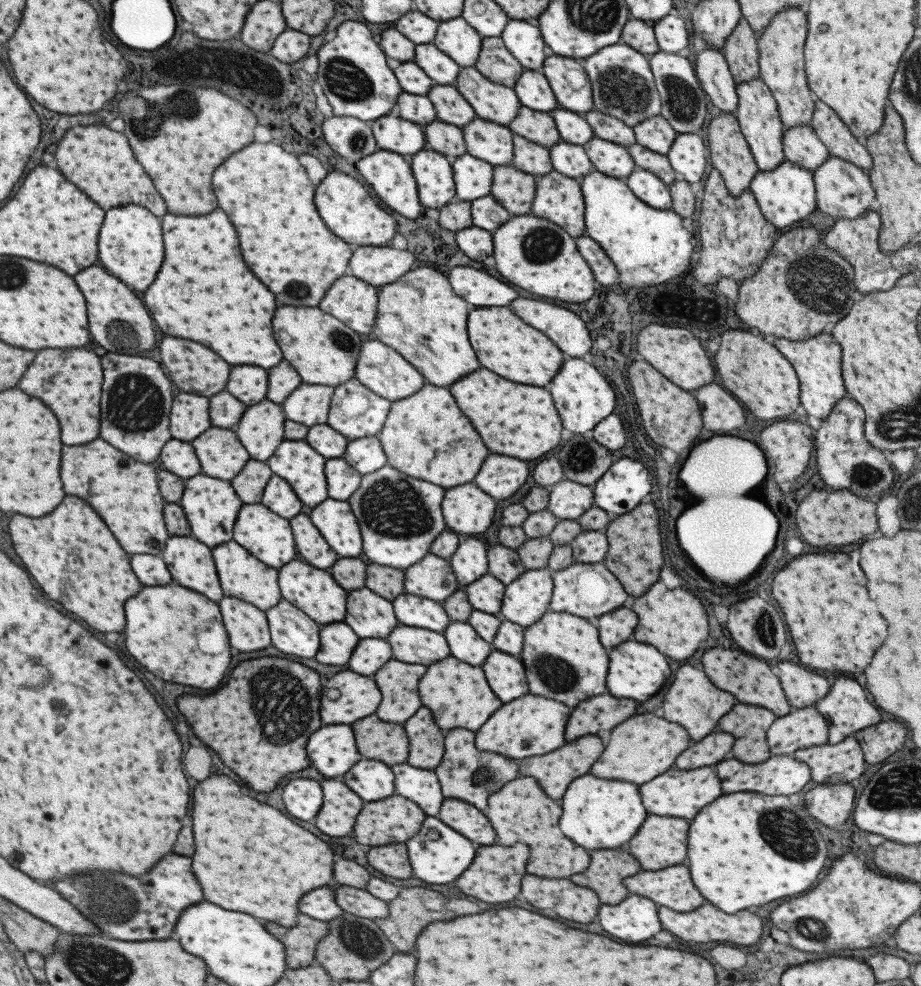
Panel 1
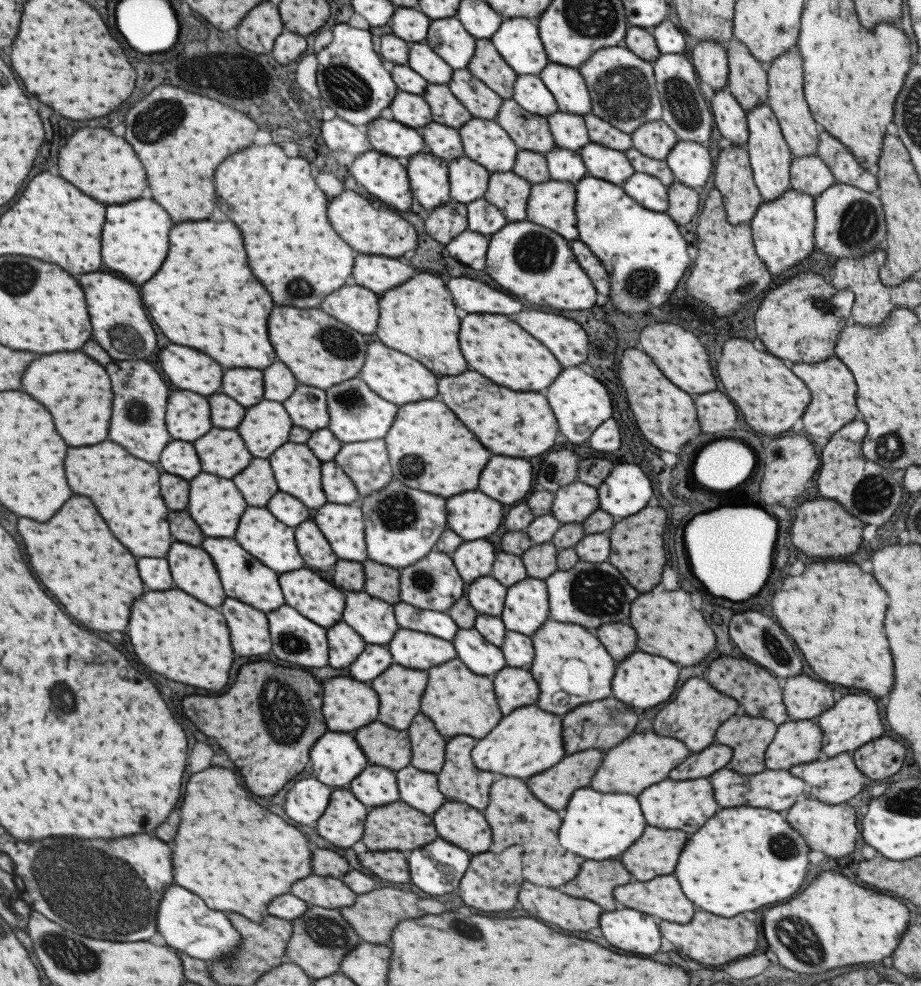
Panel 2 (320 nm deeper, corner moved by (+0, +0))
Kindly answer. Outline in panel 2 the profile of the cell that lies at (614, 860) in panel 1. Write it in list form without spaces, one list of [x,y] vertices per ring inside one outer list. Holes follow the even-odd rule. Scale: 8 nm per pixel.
[[[585,860],[577,872],[577,876],[567,882],[565,886],[559,886],[557,890],[573,896],[573,898],[581,898],[581,890],[583,890],[583,898],[599,904],[603,910],[611,912],[618,907],[614,900],[612,890],[616,886],[621,886],[631,882],[631,876],[621,866],[619,860],[605,860],[605,862],[591,862]],[[581,872],[583,872],[583,882],[581,882]]]

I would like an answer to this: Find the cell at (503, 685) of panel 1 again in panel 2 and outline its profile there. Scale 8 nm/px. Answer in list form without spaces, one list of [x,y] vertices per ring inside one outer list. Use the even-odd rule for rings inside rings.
[[[505,666],[493,678],[495,698],[501,714],[509,714],[519,706],[535,704],[539,690],[528,670]]]

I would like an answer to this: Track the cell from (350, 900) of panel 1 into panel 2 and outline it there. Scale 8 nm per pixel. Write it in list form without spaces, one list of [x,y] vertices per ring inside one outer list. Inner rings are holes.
[[[321,876],[299,878],[291,884],[289,892],[295,898],[301,898],[303,902],[307,902],[308,906],[337,910],[341,907],[351,906],[356,897],[337,878],[321,878]]]

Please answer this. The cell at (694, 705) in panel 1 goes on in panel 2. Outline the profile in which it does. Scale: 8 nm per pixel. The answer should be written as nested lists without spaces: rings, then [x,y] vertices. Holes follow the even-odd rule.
[[[689,678],[675,694],[675,698],[663,706],[657,716],[653,718],[653,730],[659,736],[671,736],[681,740],[689,752],[701,752],[713,742],[715,728],[725,722],[731,714],[740,713],[739,706],[735,700],[719,694],[713,690],[705,680],[699,678]]]

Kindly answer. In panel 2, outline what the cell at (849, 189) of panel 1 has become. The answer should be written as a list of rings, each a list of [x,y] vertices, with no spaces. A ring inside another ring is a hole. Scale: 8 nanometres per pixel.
[[[833,183],[814,198],[814,246],[823,254],[829,254],[835,261],[838,258],[857,258],[880,248],[886,250],[886,222],[881,208],[880,197],[877,193],[859,190],[850,184]]]

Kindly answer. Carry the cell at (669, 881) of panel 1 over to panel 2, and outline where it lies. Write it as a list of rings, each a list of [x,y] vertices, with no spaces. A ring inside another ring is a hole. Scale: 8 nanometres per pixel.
[[[657,876],[648,882],[631,882],[612,890],[618,906],[639,910],[649,916],[675,924],[687,924],[693,904],[687,902],[674,876]]]

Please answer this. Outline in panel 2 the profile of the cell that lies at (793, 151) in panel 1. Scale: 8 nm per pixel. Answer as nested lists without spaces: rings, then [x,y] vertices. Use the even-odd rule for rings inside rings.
[[[816,154],[793,157],[789,174],[790,188],[813,198],[834,183],[833,175]]]

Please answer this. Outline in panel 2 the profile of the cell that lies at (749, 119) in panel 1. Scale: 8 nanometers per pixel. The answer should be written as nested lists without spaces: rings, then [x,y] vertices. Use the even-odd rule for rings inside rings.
[[[767,103],[758,104],[745,114],[748,139],[744,146],[748,154],[754,185],[758,188],[763,201],[775,200],[790,188],[789,169],[793,156],[787,148],[775,115]]]

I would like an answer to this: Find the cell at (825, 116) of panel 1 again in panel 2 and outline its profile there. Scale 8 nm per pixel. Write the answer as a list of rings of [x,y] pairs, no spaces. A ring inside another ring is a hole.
[[[819,130],[816,155],[829,169],[835,183],[850,184],[859,190],[876,193],[878,184],[874,170],[861,168],[846,146],[827,131]]]

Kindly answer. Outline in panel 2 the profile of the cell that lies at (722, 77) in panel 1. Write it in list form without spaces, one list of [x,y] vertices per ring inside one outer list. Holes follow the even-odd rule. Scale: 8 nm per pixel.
[[[725,87],[714,91],[708,106],[723,144],[744,146],[748,139],[746,114]]]

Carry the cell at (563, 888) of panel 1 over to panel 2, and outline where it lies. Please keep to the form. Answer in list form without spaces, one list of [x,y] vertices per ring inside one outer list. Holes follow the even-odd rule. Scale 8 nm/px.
[[[523,882],[519,886],[517,900],[527,914],[547,922],[555,924],[563,930],[577,930],[587,932],[591,928],[597,928],[599,920],[599,906],[593,902],[581,900],[581,898],[569,898],[567,894],[561,894],[551,888],[539,888],[531,886],[529,882]]]

